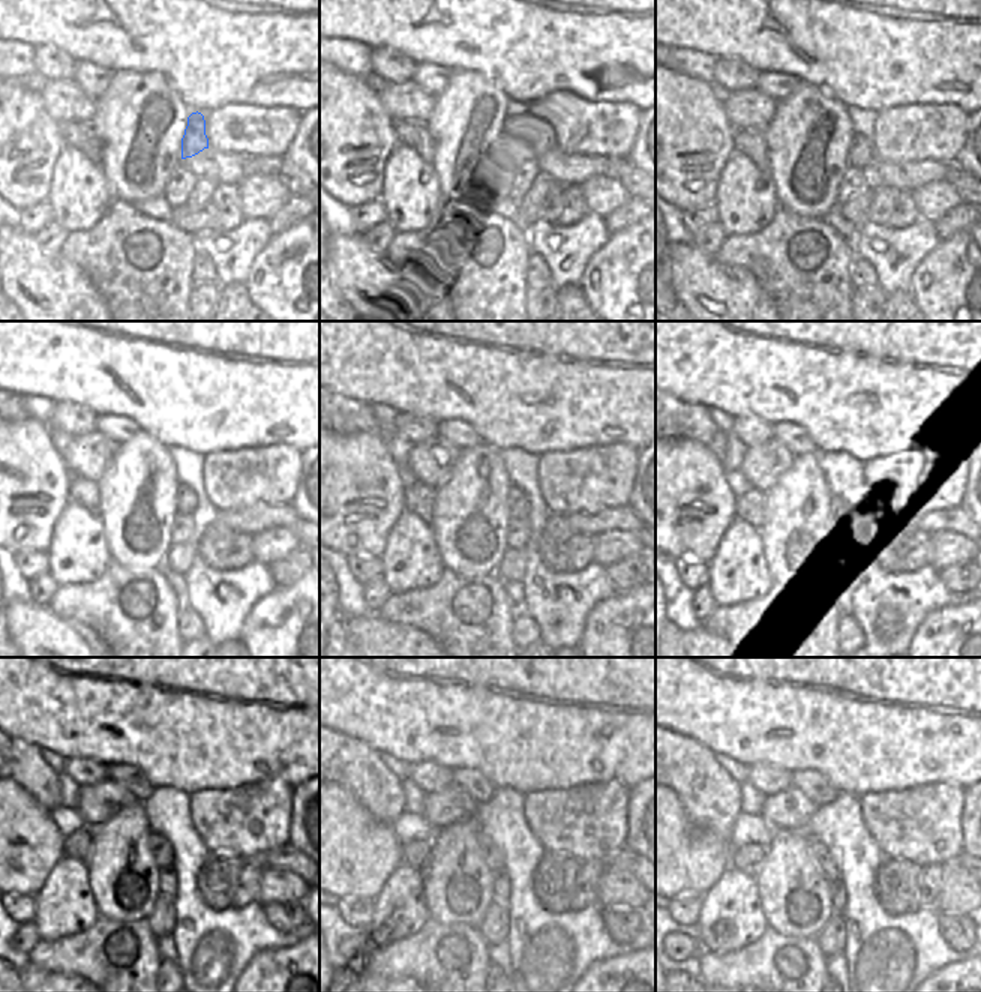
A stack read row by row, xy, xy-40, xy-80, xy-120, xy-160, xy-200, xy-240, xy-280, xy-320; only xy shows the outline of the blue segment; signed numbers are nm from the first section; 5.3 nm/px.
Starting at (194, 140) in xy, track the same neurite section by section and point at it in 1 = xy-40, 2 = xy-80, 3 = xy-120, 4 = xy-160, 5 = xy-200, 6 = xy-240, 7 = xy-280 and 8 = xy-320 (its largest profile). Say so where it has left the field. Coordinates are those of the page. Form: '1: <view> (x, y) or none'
1: xy-40 (527, 147)
2: xy-80 (861, 153)
3: xy-120 (185, 499)
4: xy-160 (518, 505)
5: xy-200 (842, 511)
6: xy-240 (161, 850)
7: xy-280 (492, 856)
8: xy-320 (821, 854)

